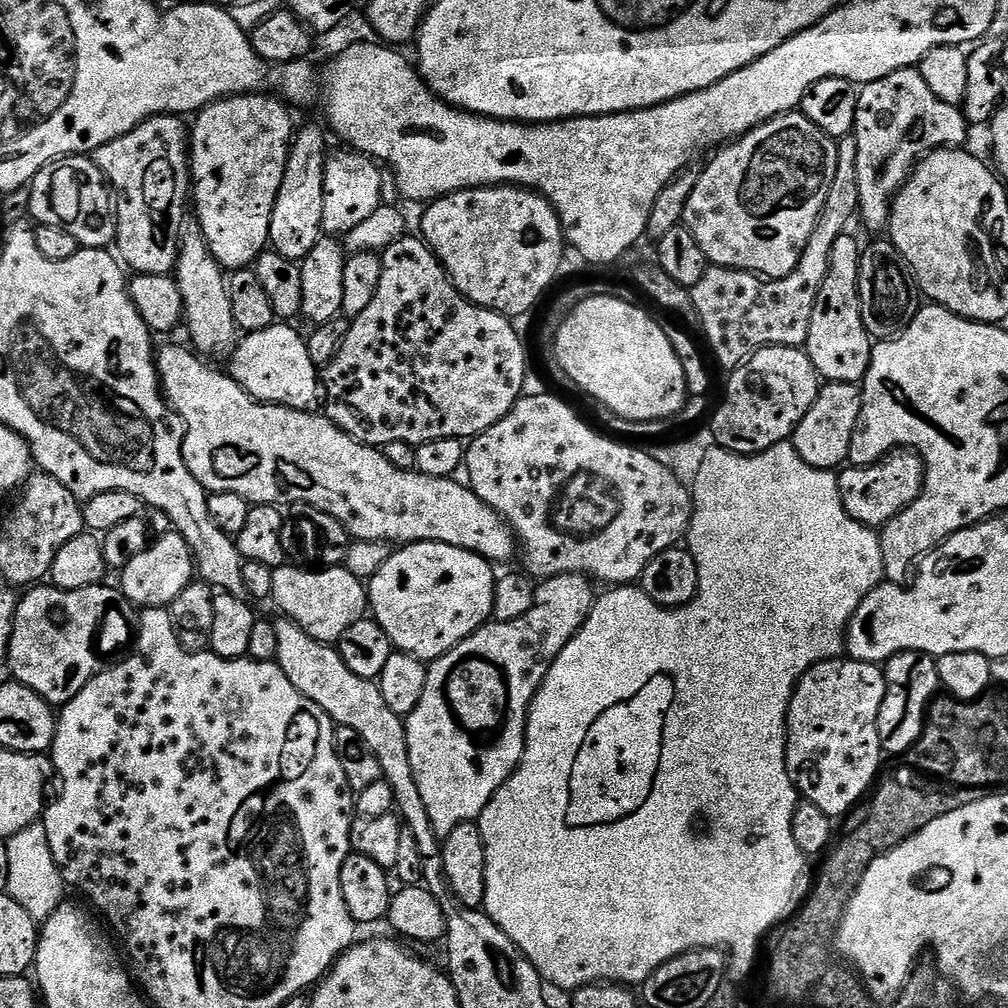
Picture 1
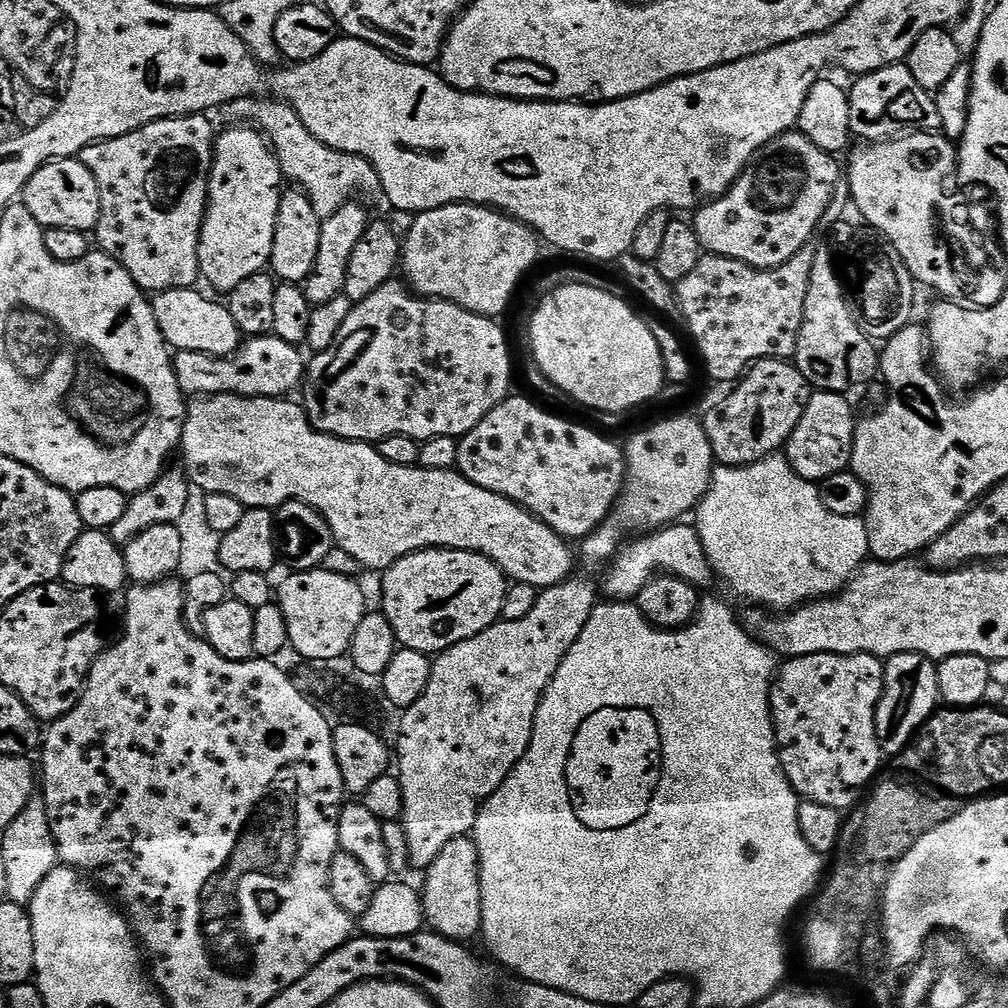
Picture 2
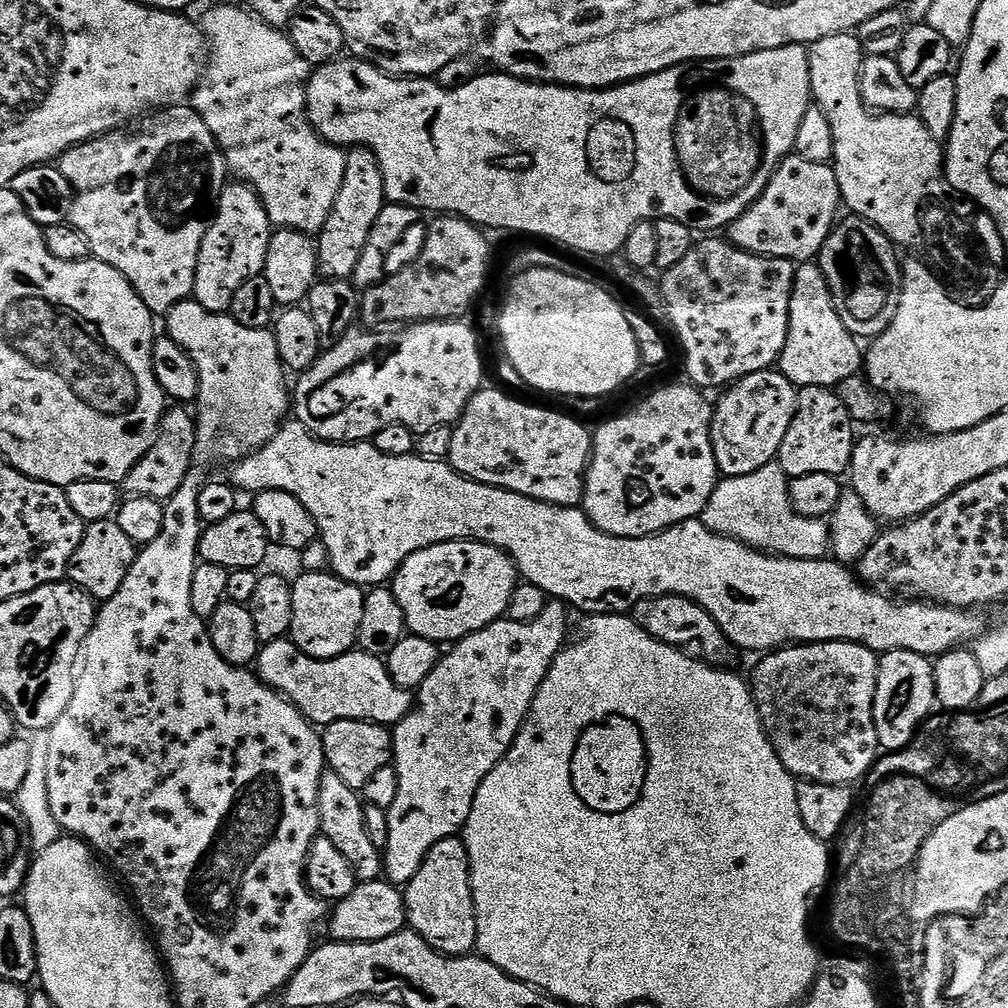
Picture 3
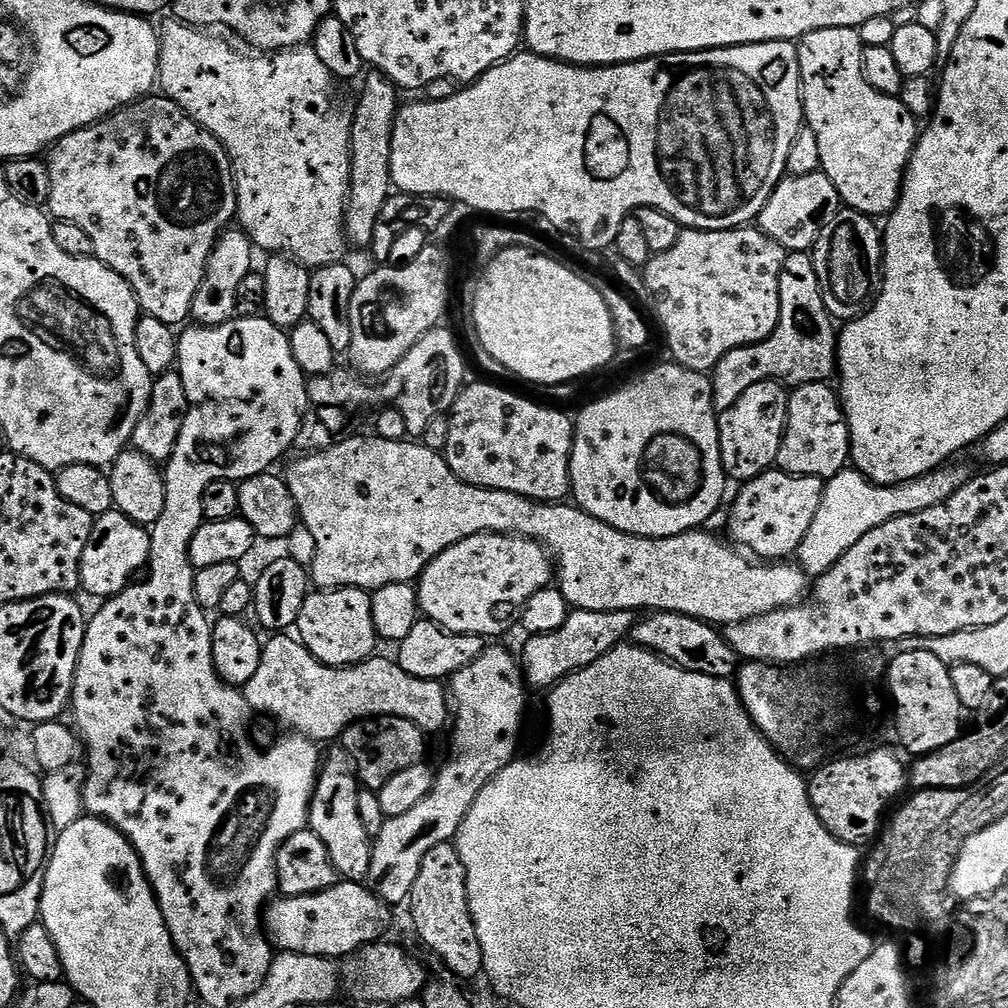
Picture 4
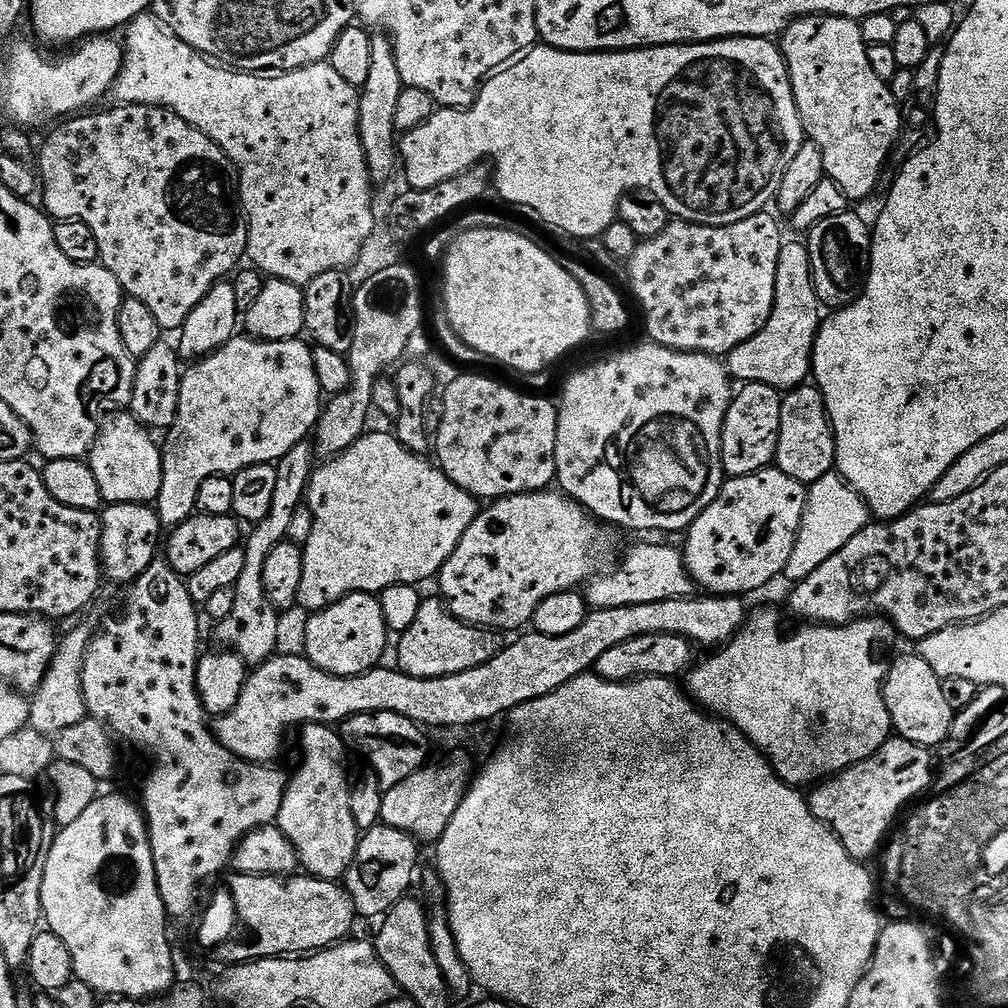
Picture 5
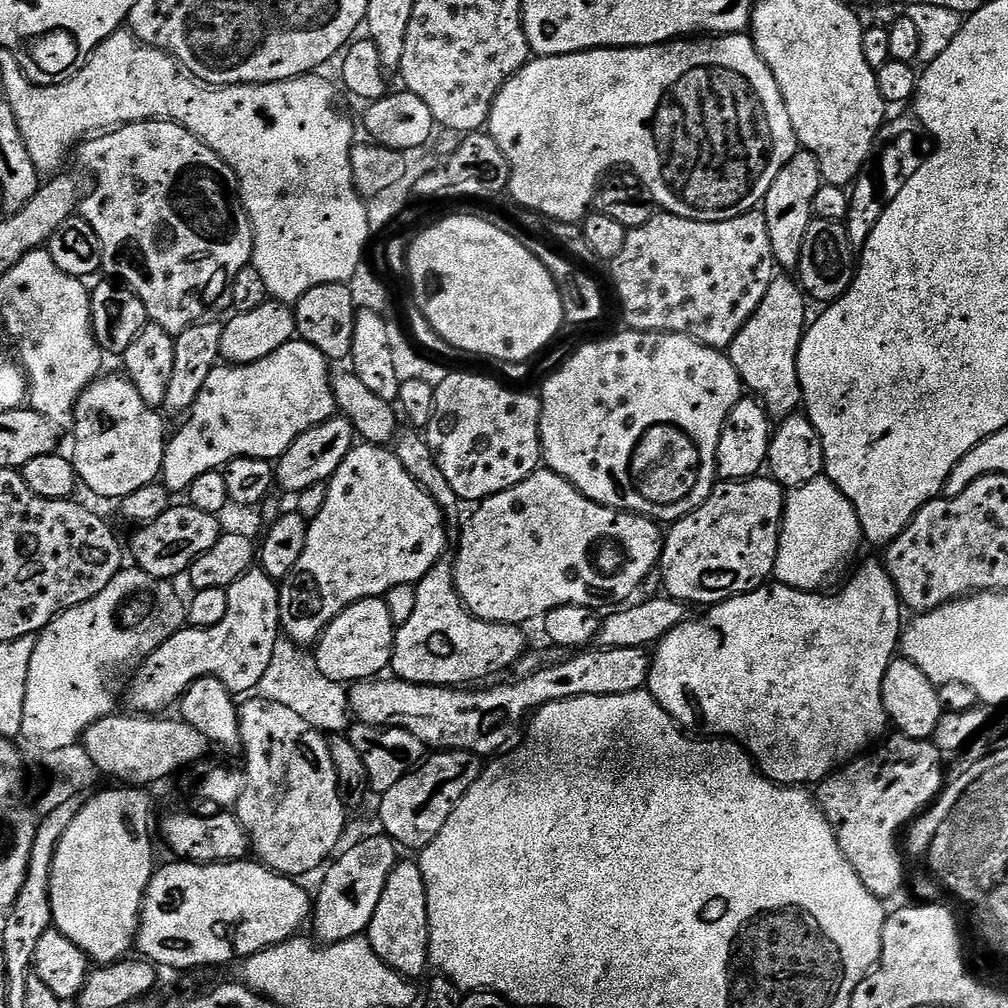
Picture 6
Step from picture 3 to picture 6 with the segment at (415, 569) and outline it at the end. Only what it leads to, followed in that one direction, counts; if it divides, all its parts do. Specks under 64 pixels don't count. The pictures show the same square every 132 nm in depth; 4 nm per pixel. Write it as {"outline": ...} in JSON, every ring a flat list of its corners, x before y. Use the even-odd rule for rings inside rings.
{"outline":[[537,470,531,472,518,486,510,490,502,490,502,494,494,494,489,500,479,501,476,513,463,525,464,533,460,536,460,549,454,555,454,571,456,574,456,592,460,596,465,608,477,616,479,620,489,620,491,624,527,625,527,620,539,621,548,612,558,610,559,607,586,607,602,610,607,604,620,606,631,601,636,591,644,584,648,575,657,571,660,554,664,551,662,528,657,521,649,520,647,516,640,516,636,512,620,512,616,508,607,508,593,500,587,500,580,491,566,478,551,470]]}

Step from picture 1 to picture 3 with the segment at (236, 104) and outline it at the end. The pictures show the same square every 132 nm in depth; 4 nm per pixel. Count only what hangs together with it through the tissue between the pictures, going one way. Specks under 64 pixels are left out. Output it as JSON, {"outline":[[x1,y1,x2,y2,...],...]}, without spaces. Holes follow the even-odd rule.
{"outline":[[243,182,225,183,220,191,220,199,216,202,211,224,206,230,206,238,202,238,202,250,198,254,198,270,196,271,196,291,194,299,208,312,227,313,234,302,234,290,242,286,246,278,261,275,268,253,268,243,272,237,274,226,268,221,268,215,259,194]]}

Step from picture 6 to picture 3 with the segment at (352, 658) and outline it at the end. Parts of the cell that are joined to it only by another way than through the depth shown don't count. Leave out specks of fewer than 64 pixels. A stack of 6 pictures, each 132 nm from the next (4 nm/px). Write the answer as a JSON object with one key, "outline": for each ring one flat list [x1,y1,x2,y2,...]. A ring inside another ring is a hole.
{"outline":[[331,571,299,573,297,580,291,581,294,614,290,639,303,652,315,660,333,660,342,654,353,651,357,647,362,626,362,606,364,605,365,589,358,584,346,582]]}

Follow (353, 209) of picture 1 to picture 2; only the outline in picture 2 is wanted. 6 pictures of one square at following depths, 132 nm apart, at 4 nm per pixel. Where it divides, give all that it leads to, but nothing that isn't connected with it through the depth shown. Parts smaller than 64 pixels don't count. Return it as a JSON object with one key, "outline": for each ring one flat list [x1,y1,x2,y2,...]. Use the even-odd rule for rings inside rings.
{"outline":[[241,98,231,102,230,110,236,119,233,121,254,122,255,127,264,133,276,153,285,181,297,180,300,183,297,185,312,200,321,221,349,203,351,192,380,192,380,176,366,157,339,152,318,142,288,103,276,98]]}

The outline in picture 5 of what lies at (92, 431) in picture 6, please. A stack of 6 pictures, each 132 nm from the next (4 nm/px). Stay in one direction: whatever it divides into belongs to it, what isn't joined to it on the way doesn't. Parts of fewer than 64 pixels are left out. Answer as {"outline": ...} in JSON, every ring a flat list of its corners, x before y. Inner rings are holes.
{"outline":[[113,414,101,423,100,433,88,451,86,463,98,482,100,499,110,504,152,504,162,490,162,452,152,441,153,433,130,414]]}

